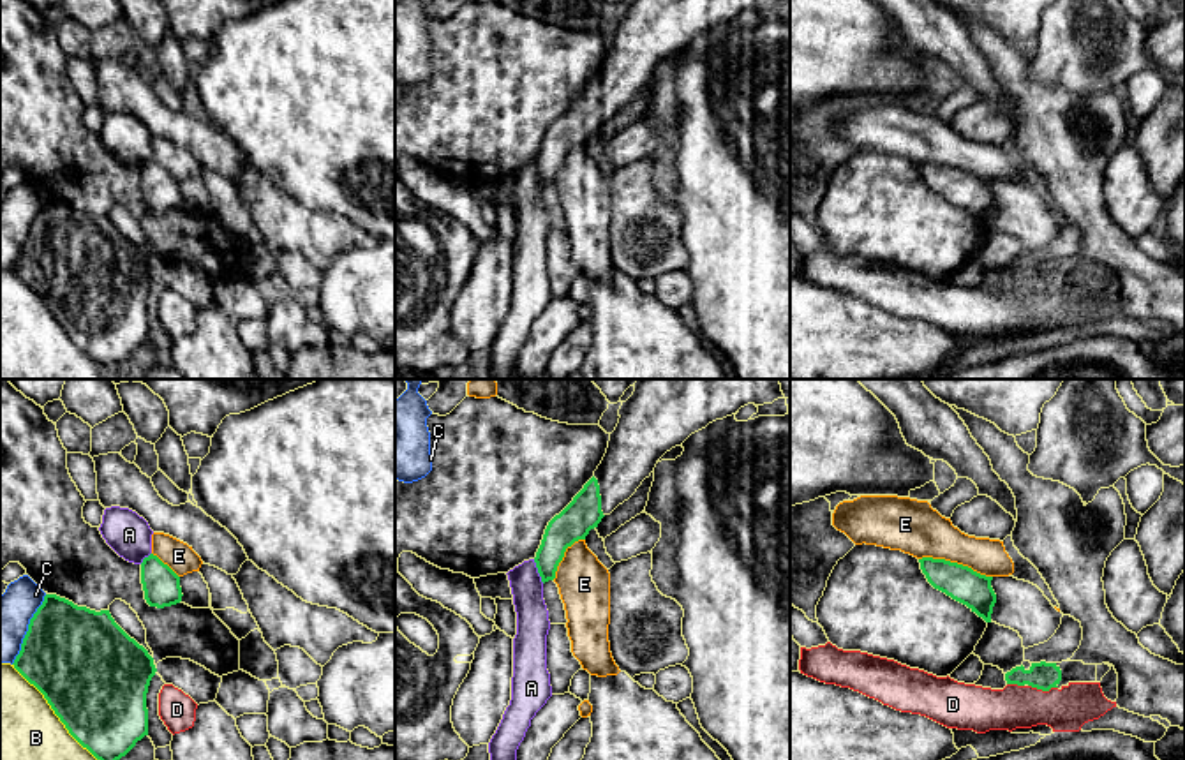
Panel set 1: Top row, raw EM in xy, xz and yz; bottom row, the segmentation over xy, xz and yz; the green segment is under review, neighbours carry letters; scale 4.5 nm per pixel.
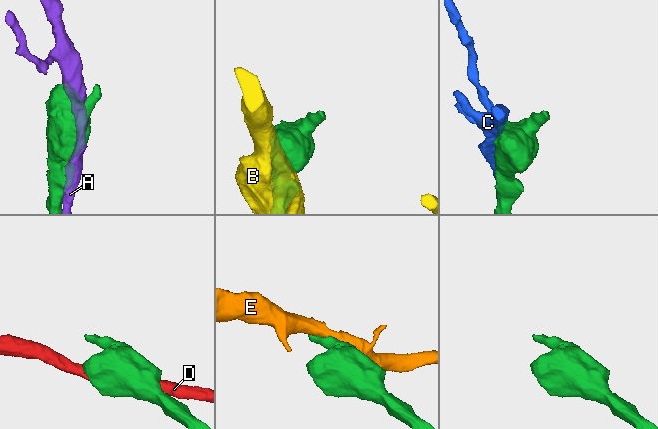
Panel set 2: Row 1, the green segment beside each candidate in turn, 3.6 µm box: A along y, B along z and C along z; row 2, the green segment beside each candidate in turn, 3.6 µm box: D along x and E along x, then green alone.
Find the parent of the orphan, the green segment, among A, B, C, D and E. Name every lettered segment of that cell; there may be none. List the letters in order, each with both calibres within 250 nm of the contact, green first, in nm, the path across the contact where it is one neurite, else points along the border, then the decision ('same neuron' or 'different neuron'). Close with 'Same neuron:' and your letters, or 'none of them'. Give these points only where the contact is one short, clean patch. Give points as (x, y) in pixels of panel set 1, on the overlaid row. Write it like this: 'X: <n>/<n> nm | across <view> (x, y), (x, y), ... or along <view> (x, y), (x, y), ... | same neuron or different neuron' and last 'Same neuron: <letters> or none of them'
A: 150/150 nm | along xz (533, 559), (544, 582) | different neuron
B: 480/400 nm | different neuron
C: 460/260 nm | different neuron
D: 130/200 nm | along yz (1028, 685), (1039, 690), (1057, 688) | different neuron
E: 160/240 nm | different neuron
Same neuron: none of them

